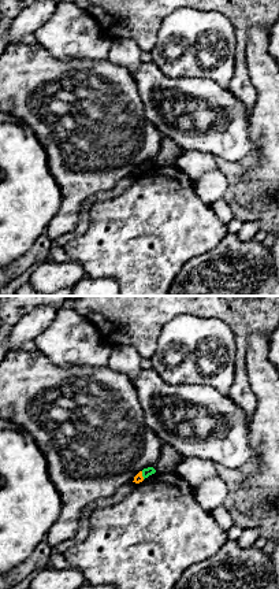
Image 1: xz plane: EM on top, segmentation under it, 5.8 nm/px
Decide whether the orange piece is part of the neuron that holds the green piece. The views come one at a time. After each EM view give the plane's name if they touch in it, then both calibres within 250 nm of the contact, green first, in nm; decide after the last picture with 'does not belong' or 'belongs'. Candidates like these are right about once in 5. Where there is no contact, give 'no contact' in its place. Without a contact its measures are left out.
contact in xz; calibres 50 and 50 nm

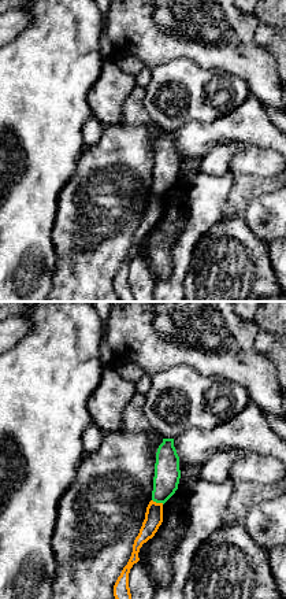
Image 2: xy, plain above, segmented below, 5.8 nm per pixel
contact in xy; calibres 150 and 110 nm

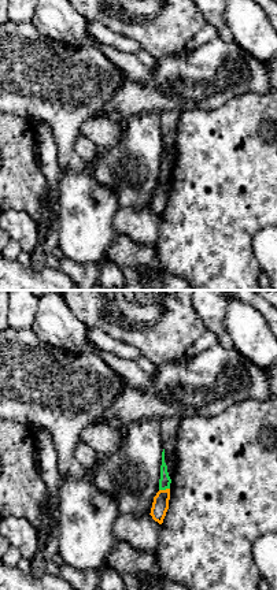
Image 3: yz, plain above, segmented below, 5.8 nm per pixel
contact in yz; calibres 70 and 100 nm

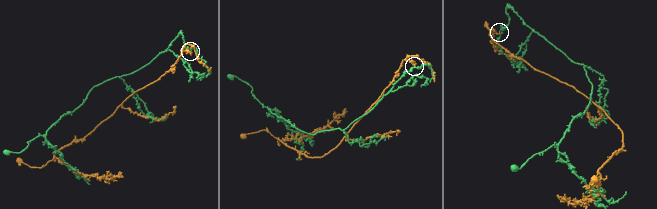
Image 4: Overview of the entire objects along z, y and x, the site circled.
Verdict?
does not belong

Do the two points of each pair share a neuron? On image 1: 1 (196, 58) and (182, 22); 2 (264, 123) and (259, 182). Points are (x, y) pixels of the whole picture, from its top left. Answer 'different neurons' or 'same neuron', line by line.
1: same neuron
2: same neuron

